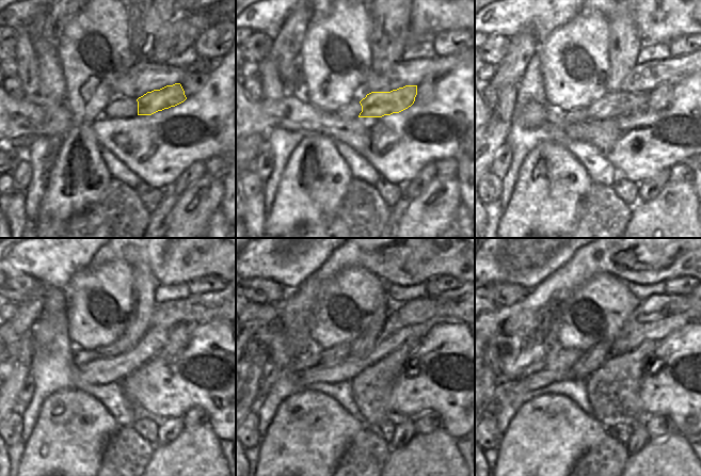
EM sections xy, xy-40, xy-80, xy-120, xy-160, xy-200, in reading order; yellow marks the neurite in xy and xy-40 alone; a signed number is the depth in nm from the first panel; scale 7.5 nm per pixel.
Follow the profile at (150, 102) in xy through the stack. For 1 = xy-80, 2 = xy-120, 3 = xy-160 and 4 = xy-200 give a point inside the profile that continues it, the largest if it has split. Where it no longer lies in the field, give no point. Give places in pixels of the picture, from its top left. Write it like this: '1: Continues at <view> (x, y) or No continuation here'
1: Continues at xy-80 (614, 104)
2: Continues at xy-120 (114, 369)
3: Continues at xy-160 (345, 371)
4: Continues at xy-200 (537, 376)

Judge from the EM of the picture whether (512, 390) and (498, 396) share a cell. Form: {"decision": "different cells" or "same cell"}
{"decision": "same cell"}

